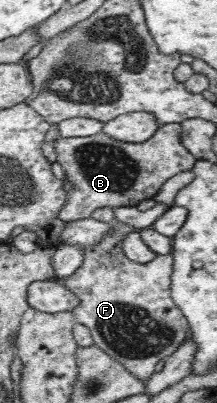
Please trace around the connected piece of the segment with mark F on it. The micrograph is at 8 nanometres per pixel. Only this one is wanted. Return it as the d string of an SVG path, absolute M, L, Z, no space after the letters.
M114 219L111 228L93 244L81 246L83 251L82 265L76 273L61 282L74 293L80 305L71 309L72 315L90 330L94 345L104 350L110 357L116 358L126 369L141 380L148 380L155 372L154 367L165 361L185 341L190 333L189 324L171 297L171 276L174 256L172 252L158 254L151 263L140 264L128 259L124 254L124 239L130 233L140 232L138 226L132 226L122 220Z

